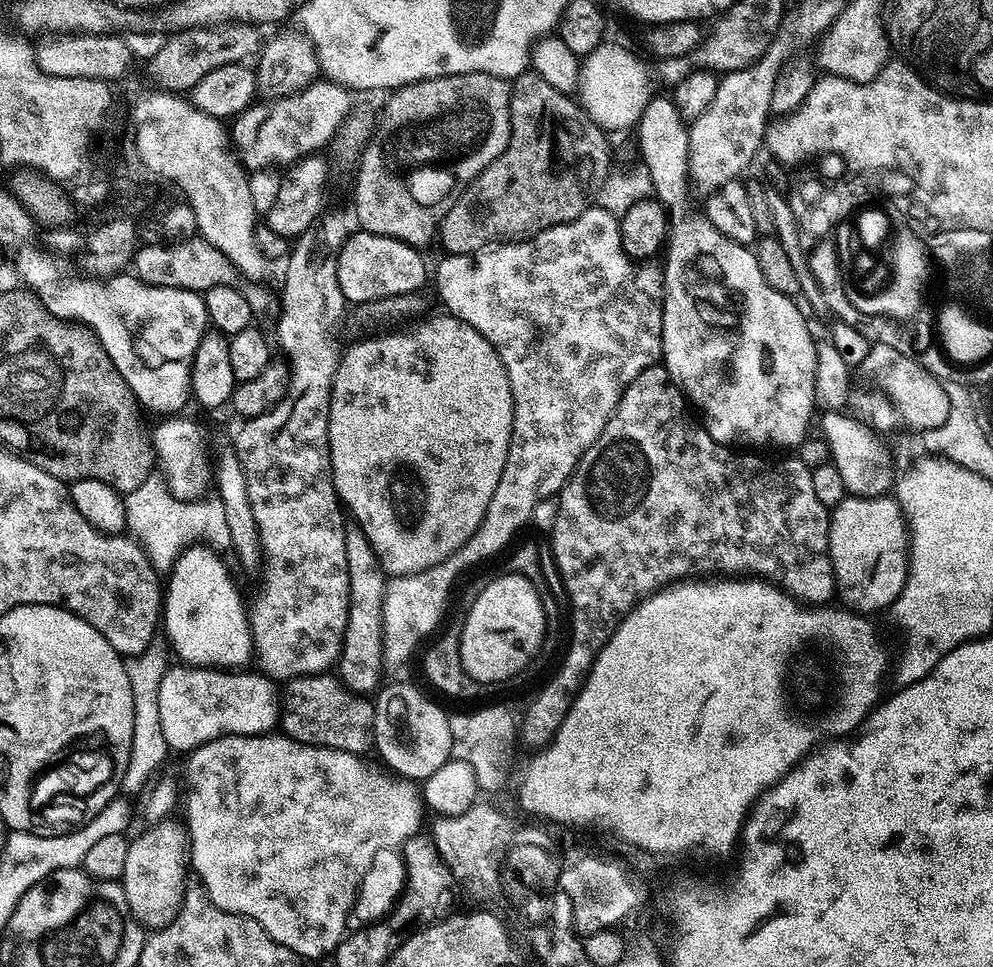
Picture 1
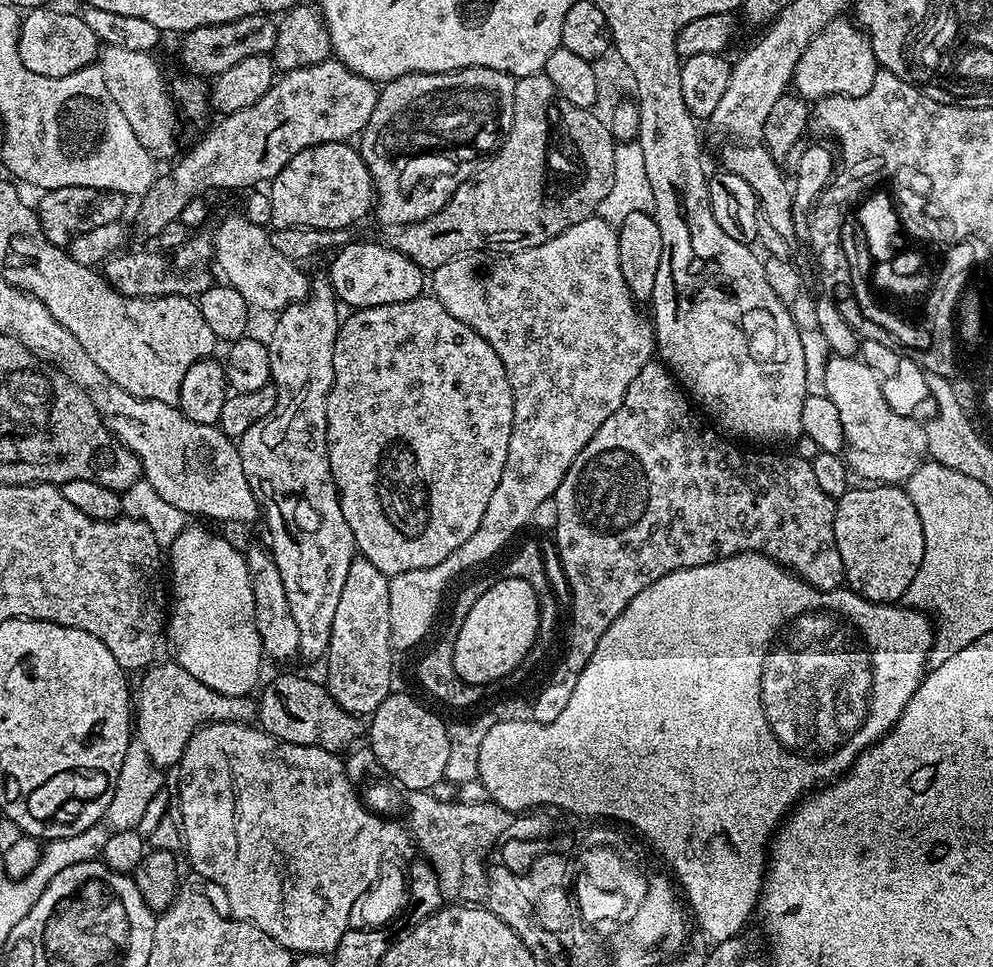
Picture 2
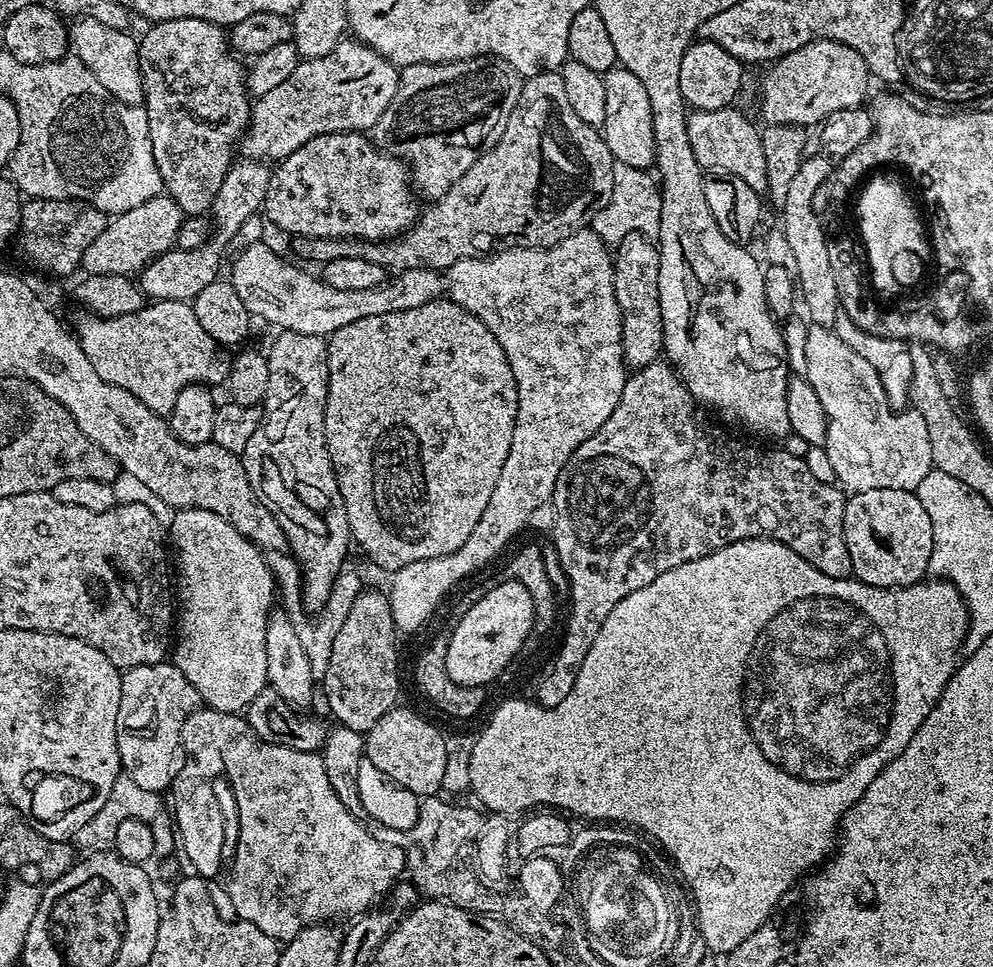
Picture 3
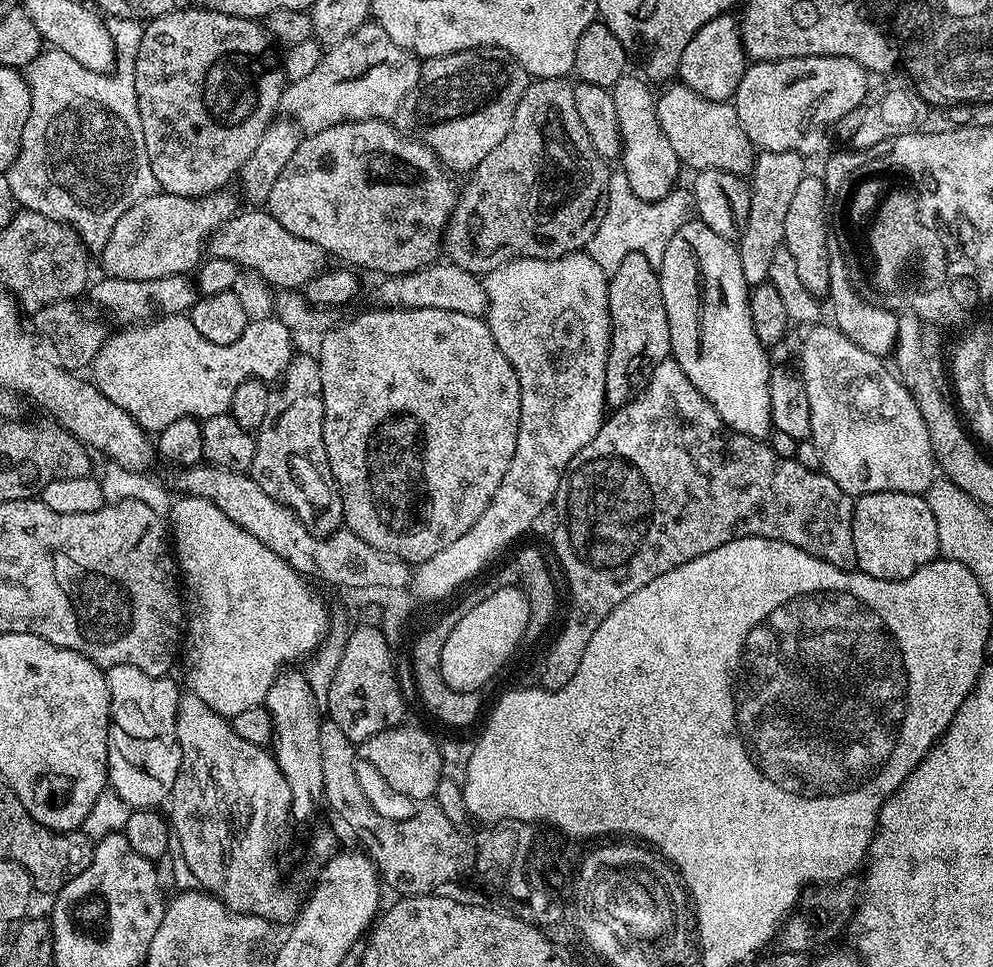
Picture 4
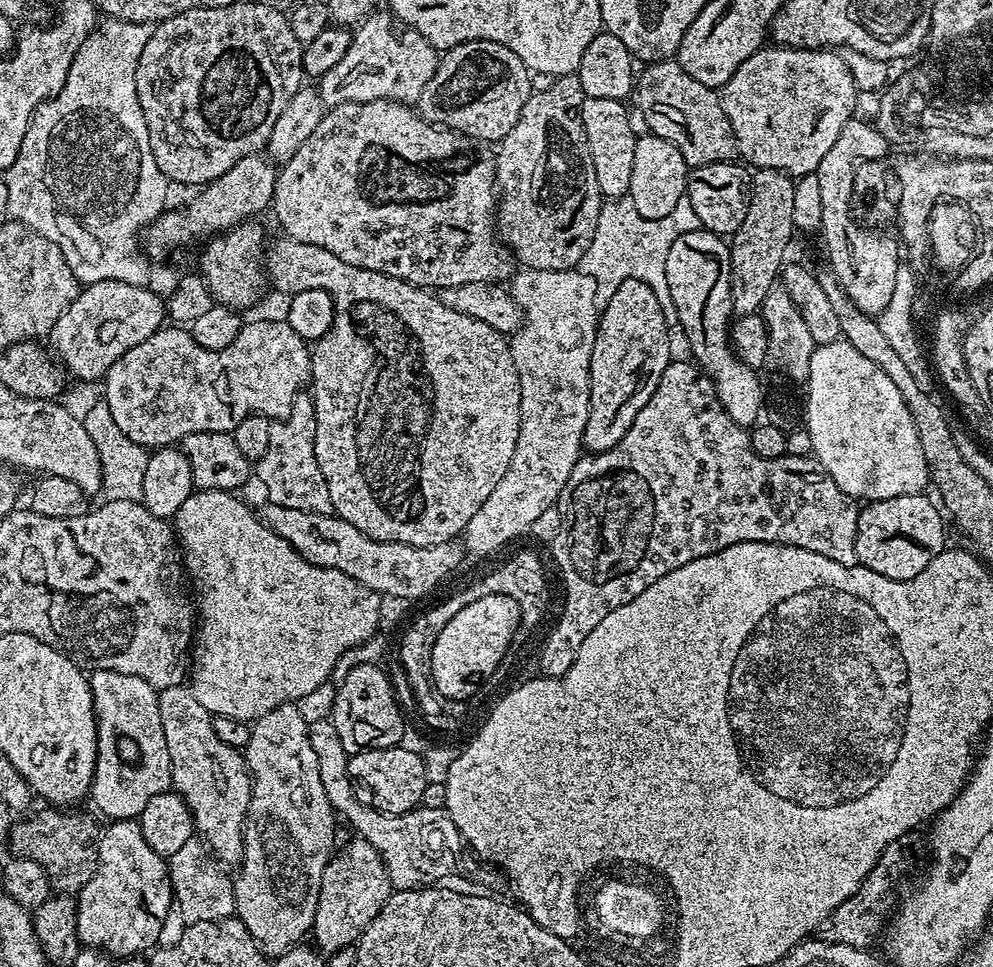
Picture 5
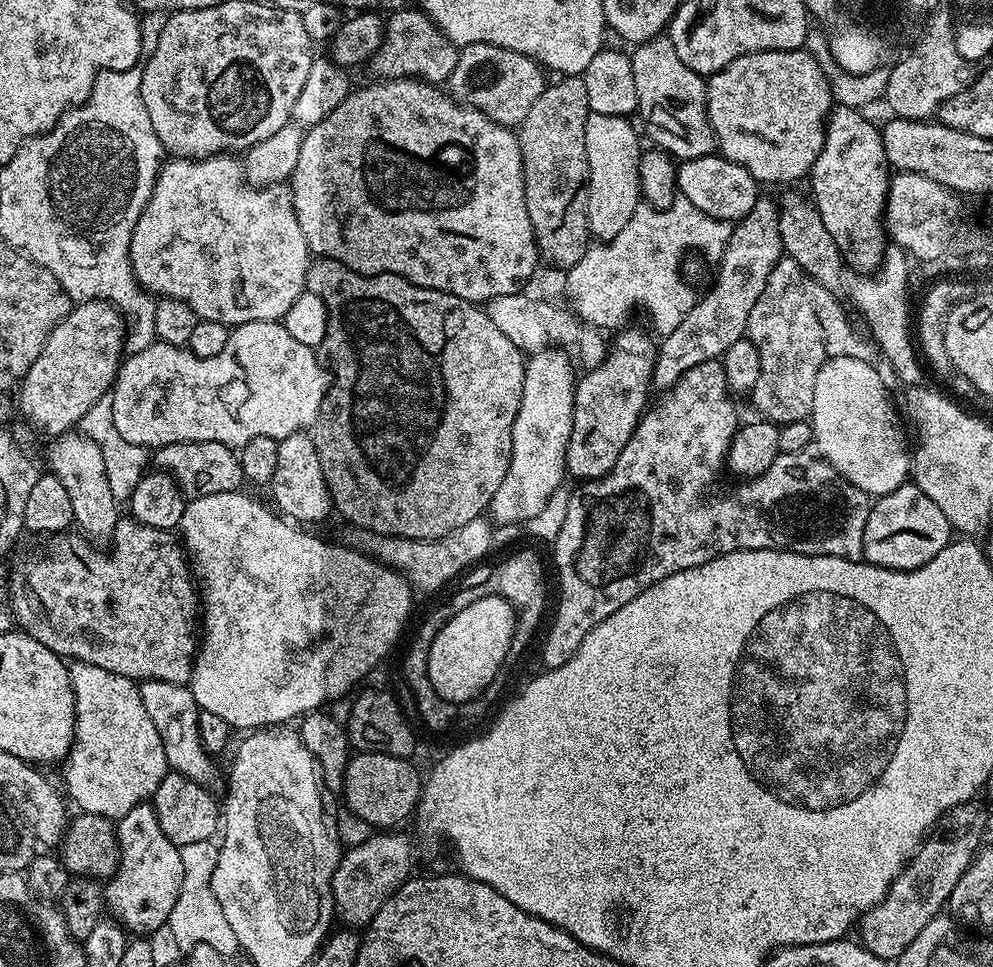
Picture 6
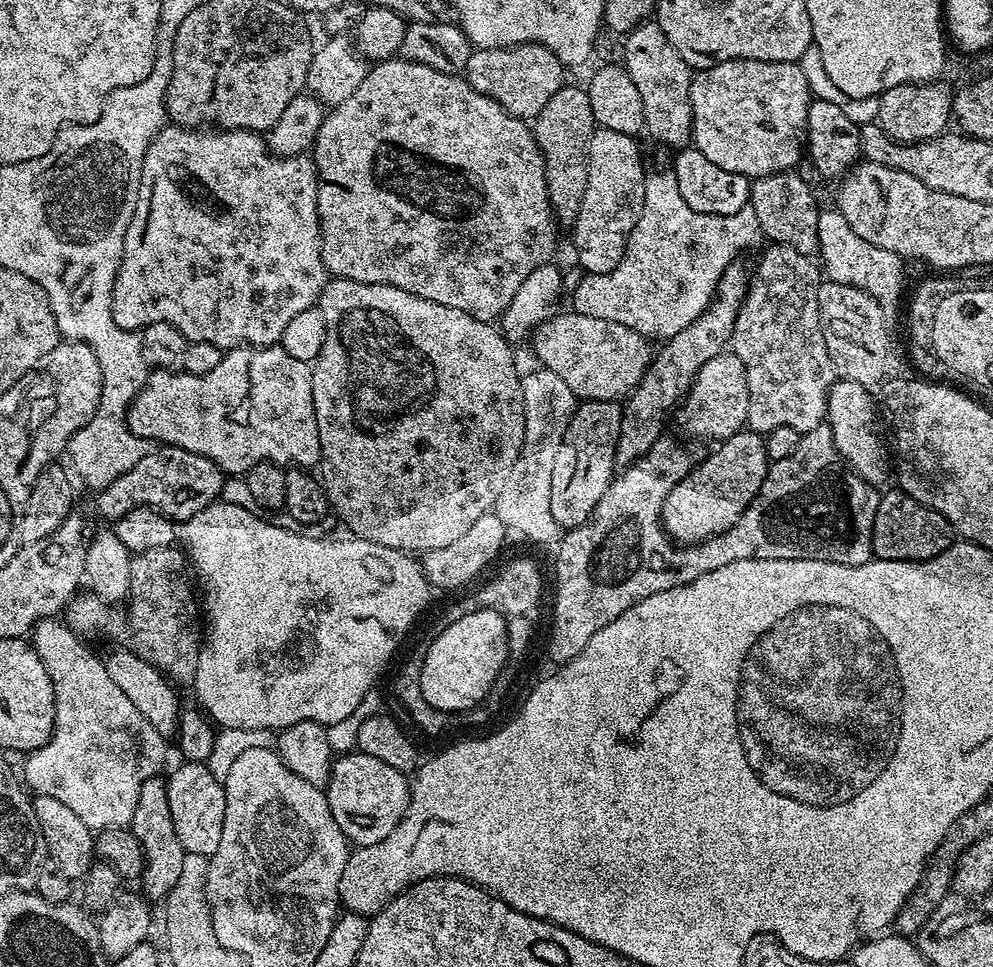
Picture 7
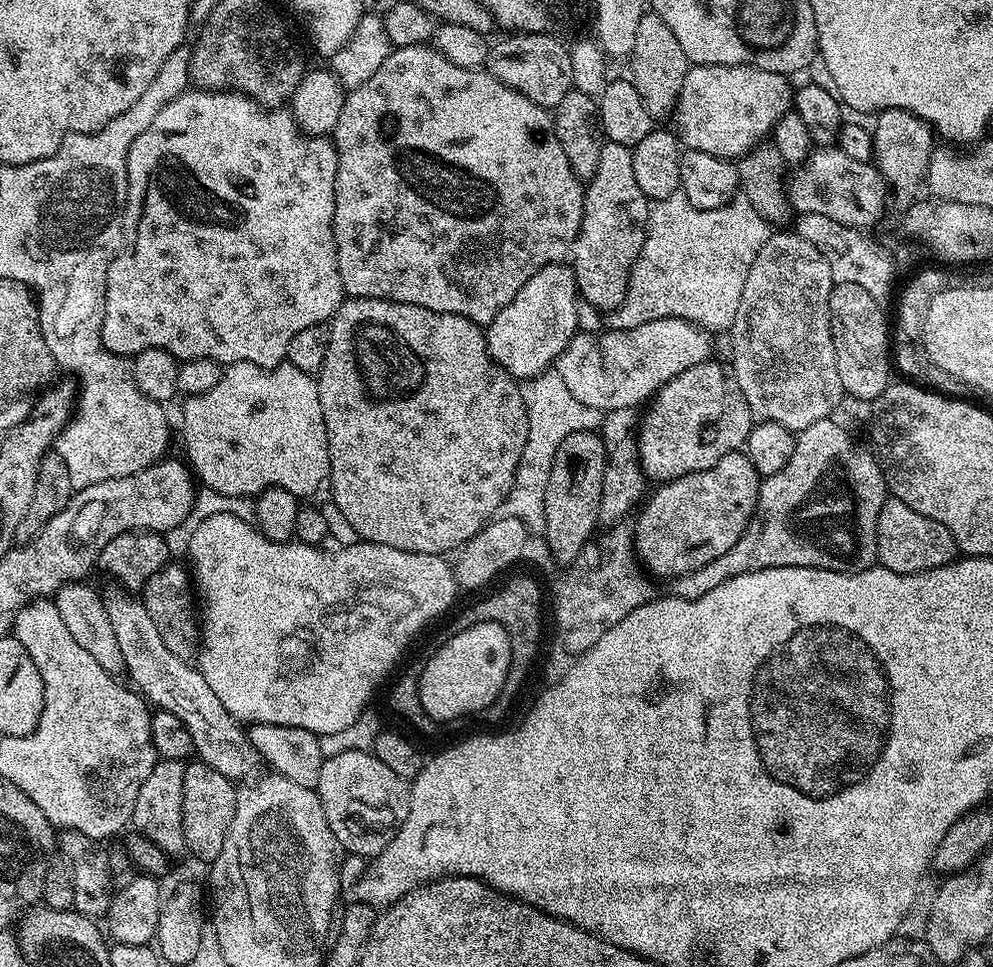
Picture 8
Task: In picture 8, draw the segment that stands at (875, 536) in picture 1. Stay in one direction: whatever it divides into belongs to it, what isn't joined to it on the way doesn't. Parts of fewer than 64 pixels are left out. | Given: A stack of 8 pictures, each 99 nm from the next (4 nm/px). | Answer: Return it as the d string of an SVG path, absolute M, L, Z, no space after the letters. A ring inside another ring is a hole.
M895 498L884 503L882 514L878 514L876 531L876 559L883 567L898 574L914 574L951 564L957 556L956 539L946 526L942 526L942 522L934 522L934 518L926 518L926 514L910 510L906 502Z

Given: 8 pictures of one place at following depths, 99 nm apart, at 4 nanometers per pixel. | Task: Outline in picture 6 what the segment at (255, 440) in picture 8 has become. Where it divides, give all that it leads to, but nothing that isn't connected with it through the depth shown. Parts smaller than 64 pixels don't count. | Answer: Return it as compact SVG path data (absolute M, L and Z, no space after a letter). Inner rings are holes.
M279 320L246 322L245 324L235 325L229 331L226 346L219 354L214 354L214 358L198 358L193 352L188 351L187 347L163 342L154 342L150 346L146 346L146 350L131 353L116 371L116 381L112 384L110 393L112 417L114 418L114 426L122 439L128 444L136 444L139 448L155 450L174 442L220 442L222 446L239 450L242 446L246 446L246 442L250 442L250 438L265 436L266 438L274 438L279 442L290 434L311 429L320 415L320 407L325 394L328 392L329 383L329 373L326 371L317 349L302 346L302 342L295 341L290 335L290 330L286 330L283 322Z

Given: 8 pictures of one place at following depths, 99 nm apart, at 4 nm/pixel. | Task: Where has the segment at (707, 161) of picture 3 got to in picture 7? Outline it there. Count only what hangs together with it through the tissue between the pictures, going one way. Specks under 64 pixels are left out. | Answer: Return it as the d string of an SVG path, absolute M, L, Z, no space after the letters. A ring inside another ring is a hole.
M645 22L633 28L623 37L624 60L622 67L634 78L638 94L642 94L642 110L647 135L669 144L672 150L689 147L692 139L692 107L688 101L688 89L680 84L659 84L656 81L656 44L667 45L666 34L654 22Z

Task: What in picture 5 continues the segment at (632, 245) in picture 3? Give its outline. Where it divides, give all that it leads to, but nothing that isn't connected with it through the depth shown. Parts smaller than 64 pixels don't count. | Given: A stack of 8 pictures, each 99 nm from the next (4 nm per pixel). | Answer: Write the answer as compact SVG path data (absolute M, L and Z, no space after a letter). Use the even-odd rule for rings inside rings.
M624 280L608 300L603 301L600 313L600 325L596 331L594 350L590 356L590 410L586 418L584 431L584 448L589 453L605 452L618 442L634 426L634 418L638 418L638 410L650 402L658 382L662 378L662 370L674 359L672 340L668 337L670 321L664 317L658 295L644 281Z

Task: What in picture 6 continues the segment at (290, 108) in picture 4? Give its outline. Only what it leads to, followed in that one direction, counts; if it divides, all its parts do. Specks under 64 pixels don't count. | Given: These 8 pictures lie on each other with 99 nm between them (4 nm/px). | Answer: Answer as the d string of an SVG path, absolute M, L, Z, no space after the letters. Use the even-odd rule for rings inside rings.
M405 6L393 11L389 15L392 17L387 17L384 25L384 37L380 43L380 48L371 58L370 68L377 72L375 74L377 77L386 80L415 78L417 80L426 80L429 84L443 85L450 78L450 74L454 74L454 66L460 57L457 45L452 44L450 38L446 38L446 34L442 34L442 30L427 14L415 7L412 8L411 6Z

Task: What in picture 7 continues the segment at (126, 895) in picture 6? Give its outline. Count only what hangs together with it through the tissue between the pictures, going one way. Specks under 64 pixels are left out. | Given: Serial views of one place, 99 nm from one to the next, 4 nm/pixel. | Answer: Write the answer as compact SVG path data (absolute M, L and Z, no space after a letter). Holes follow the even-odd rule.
M157 774L142 785L142 791L138 793L138 806L134 806L134 818L130 827L138 842L144 846L143 895L152 902L163 901L170 894L174 882L178 882L185 853L182 842L178 842L174 821L170 818L170 802L166 799L166 779L163 775Z

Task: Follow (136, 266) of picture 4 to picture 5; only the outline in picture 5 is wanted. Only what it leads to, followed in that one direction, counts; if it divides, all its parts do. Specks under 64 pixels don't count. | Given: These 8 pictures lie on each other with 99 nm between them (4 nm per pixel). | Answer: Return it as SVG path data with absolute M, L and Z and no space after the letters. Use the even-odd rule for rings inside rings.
M263 155L242 158L234 166L230 166L230 170L222 174L222 178L203 185L202 190L197 191L200 193L184 209L166 210L149 221L142 238L145 255L164 258L195 240L203 241L213 234L223 234L229 228L236 228L256 218L263 208L267 209L271 205L277 171L277 165Z

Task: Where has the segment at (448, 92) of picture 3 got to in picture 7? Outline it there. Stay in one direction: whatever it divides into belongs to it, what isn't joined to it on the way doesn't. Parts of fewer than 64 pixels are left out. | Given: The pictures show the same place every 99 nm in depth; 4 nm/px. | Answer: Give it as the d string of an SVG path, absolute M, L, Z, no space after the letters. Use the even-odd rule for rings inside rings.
M515 44L513 48L476 48L470 62L463 70L463 77L478 94L486 94L486 98L494 98L507 110L511 116L519 116L521 120L531 121L558 94L558 90L565 87L564 72L566 65L557 58L546 46L541 44Z

